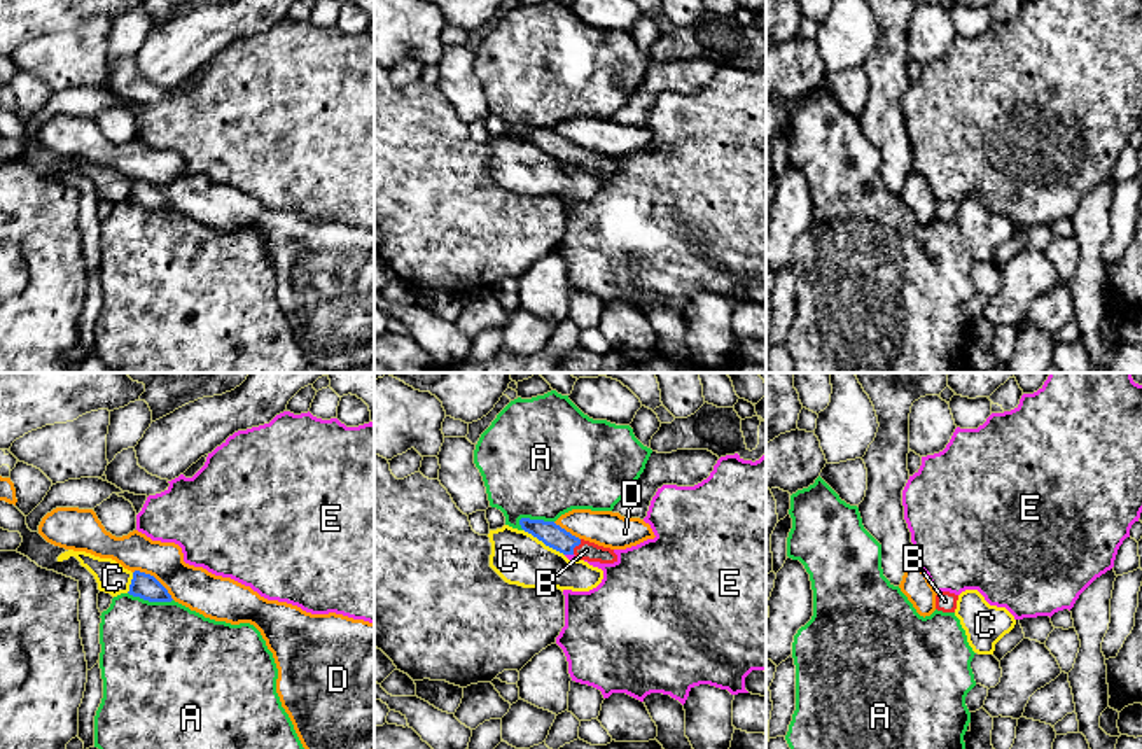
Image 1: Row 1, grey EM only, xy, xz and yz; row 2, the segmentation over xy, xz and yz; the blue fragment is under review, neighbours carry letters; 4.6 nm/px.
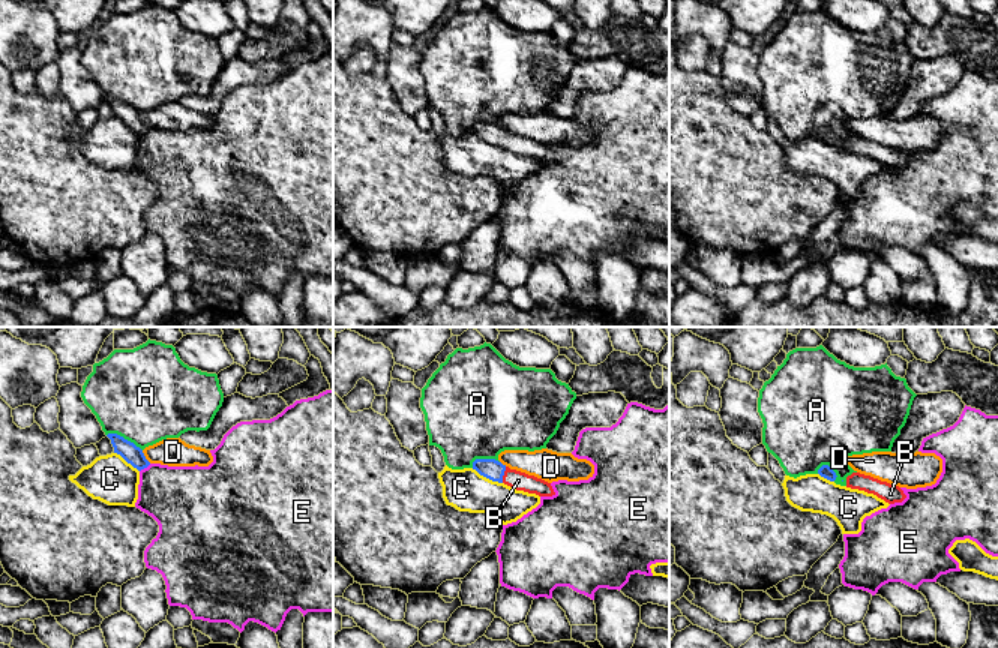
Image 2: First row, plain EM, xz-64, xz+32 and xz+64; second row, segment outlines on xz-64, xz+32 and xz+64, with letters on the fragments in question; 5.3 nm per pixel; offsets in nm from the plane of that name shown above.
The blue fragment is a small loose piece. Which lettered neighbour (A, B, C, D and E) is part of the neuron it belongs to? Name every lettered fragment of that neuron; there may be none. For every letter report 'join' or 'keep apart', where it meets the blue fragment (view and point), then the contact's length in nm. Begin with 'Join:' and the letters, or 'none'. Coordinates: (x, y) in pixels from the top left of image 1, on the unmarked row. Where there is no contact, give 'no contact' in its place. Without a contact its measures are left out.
Join: B
A: keep apart; meets blue in xy at (151, 209); contact 220 nm long
B: join; meets blue in xz at (576, 153); contact 80 nm long
C: keep apart; meets blue in xz at (544, 151); contact 220 nm long
D: keep apart; meets blue in xy at (154, 186); contact 240 nm long
E: keep apart; meets blue in xz at (569, 161); contact 40 nm long

